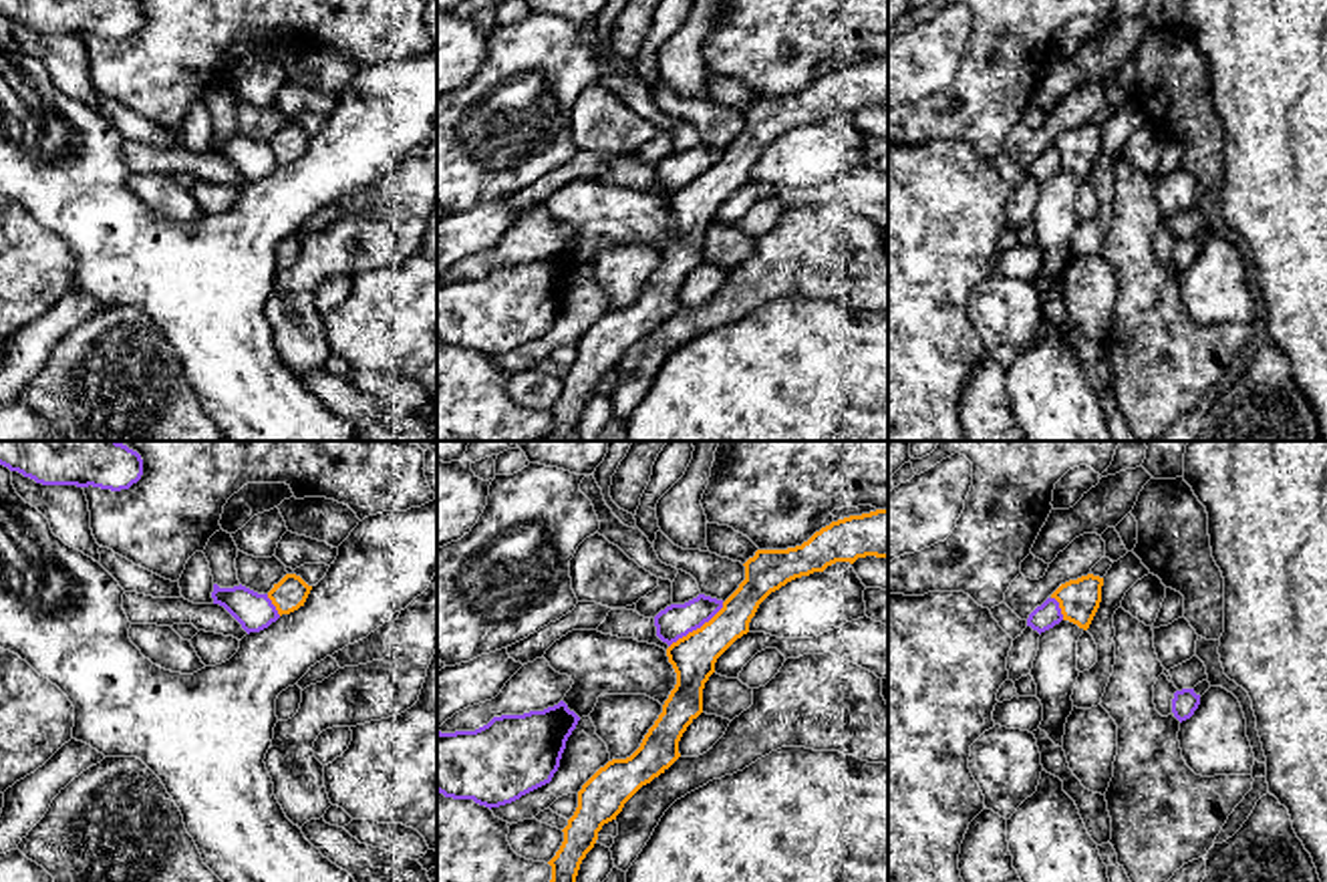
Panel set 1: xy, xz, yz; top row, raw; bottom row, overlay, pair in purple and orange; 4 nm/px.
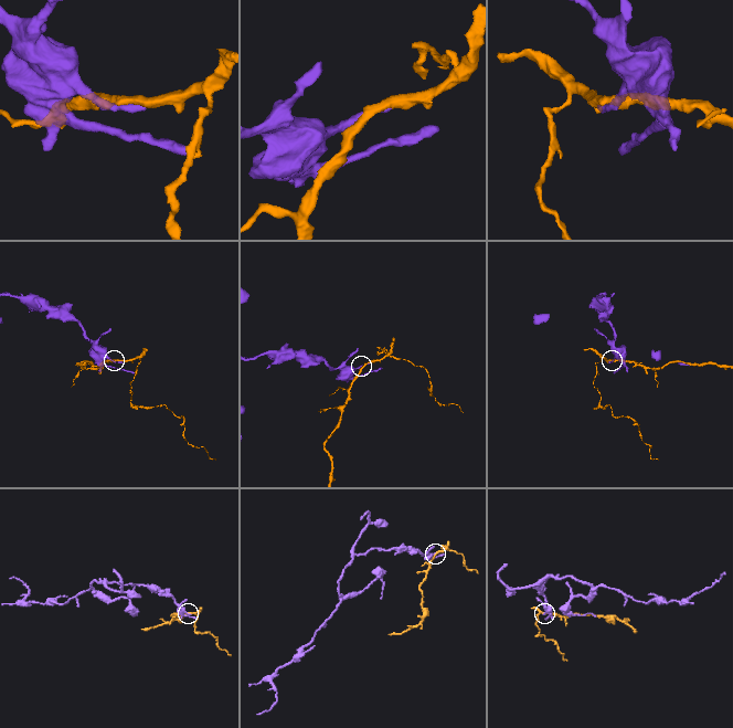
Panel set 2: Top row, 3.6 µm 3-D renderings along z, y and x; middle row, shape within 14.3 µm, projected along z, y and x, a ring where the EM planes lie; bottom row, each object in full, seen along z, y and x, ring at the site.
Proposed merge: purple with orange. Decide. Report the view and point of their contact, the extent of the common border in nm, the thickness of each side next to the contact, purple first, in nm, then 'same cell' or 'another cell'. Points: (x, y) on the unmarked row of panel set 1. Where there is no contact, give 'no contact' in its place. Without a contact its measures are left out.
xz (697, 176) | 280 nm | 140/180 nm | another cell

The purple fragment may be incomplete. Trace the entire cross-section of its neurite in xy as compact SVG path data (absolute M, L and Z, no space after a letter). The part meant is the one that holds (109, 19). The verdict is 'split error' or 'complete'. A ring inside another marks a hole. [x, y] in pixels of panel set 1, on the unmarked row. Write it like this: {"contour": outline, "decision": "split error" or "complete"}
{"contour": "M0 0L0 14L42 34L129 38L143 24L137 0Z", "decision": "complete"}

